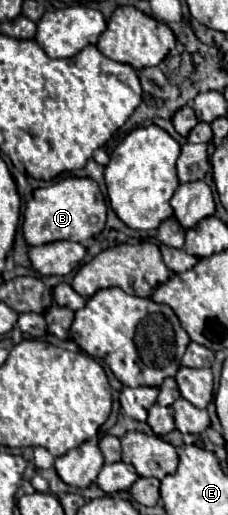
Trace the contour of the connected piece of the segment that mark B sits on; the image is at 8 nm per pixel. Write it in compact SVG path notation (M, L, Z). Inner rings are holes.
M64 178L52 186L38 188L24 212L24 238L30 246L42 246L56 240L86 242L98 236L106 224L106 202L92 178Z

